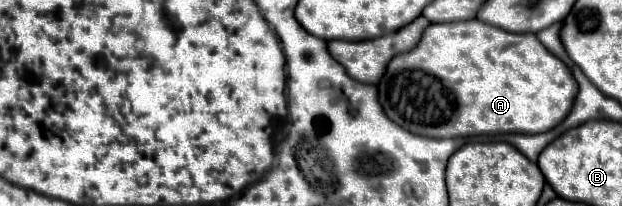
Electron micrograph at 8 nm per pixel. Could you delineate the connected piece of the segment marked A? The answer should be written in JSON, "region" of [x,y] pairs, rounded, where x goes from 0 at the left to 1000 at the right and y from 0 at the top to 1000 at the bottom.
{"region":[[[757,92],[757,102],[738,102],[738,112],[690,121],[683,141],[674,218],[664,248],[632,277],[622,325],[622,354],[616,364],[616,393],[609,403],[609,490],[619,529],[619,549],[648,626],[654,626],[667,655],[683,655],[683,665],[699,665],[699,675],[725,675],[725,665],[796,655],[796,646],[876,646],[876,636],[886,636],[918,539],[928,442],[931,442],[931,422],[924,413],[924,374],[918,374],[918,335],[912,335],[912,316],[902,286],[895,286],[889,257],[879,257],[879,238],[873,238],[873,209],[863,189],[863,170],[857,170],[857,160],[838,160],[838,170],[815,160],[815,150],[783,121],[770,92]]]}

